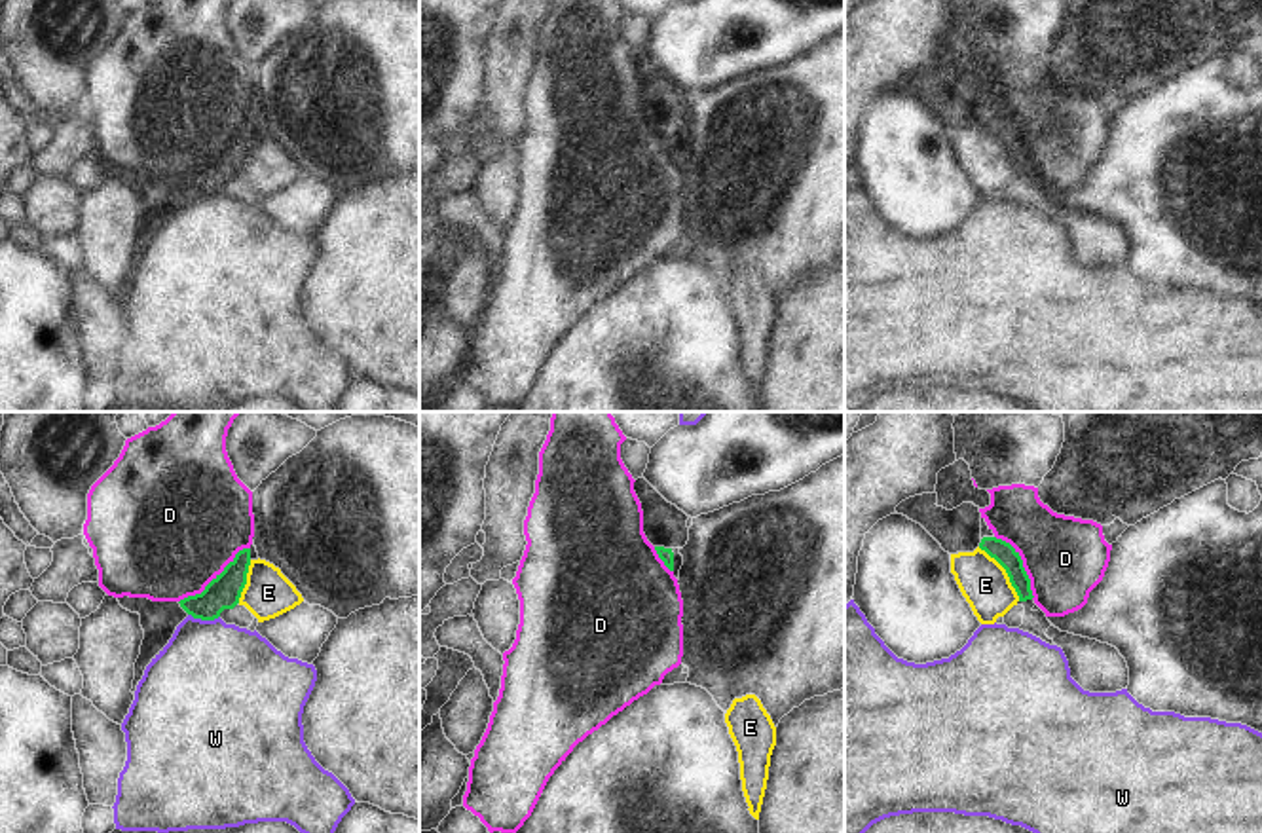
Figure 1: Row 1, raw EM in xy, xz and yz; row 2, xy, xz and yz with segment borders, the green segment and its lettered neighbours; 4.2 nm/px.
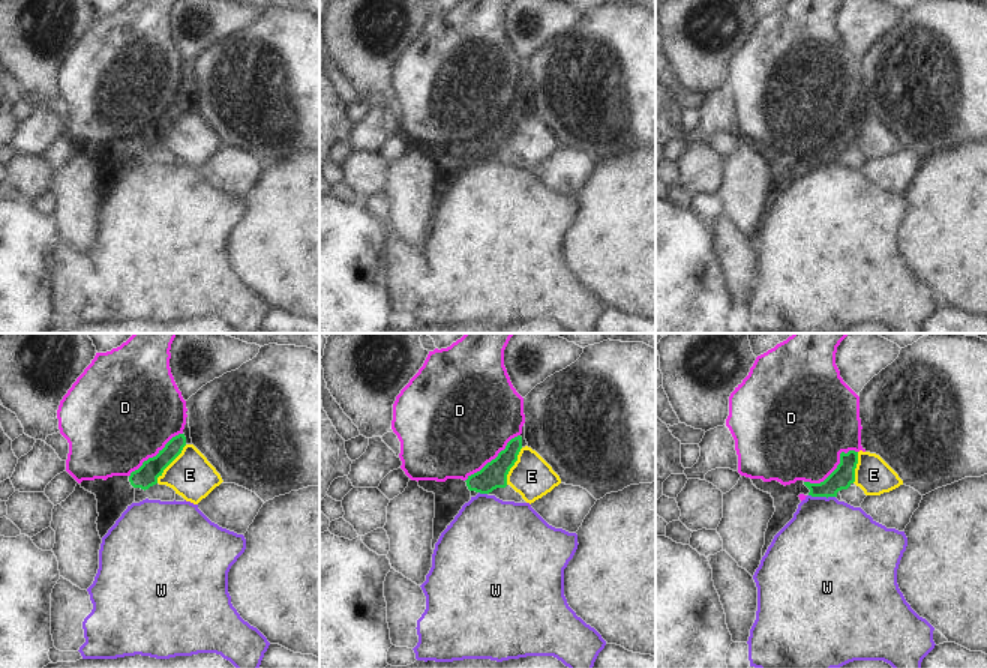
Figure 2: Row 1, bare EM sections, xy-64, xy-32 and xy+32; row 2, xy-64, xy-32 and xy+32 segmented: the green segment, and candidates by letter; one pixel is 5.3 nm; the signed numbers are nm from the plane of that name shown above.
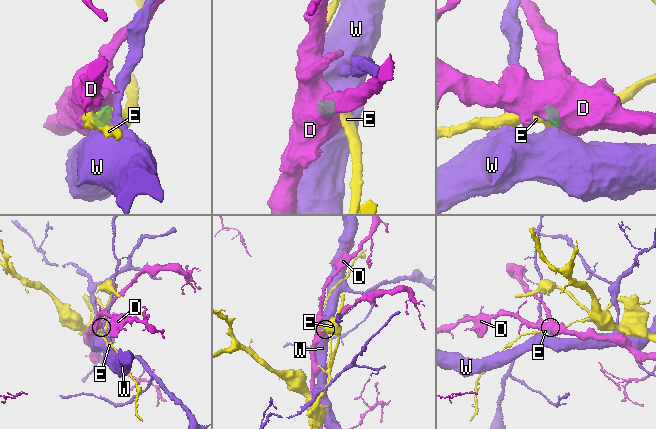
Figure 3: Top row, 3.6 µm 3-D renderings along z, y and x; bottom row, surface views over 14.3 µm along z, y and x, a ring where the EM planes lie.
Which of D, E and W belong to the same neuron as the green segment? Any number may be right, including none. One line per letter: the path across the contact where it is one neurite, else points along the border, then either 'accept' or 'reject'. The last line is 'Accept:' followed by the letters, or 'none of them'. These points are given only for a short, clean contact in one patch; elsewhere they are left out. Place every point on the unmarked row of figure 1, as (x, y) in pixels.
D: accept
E: border along yz (978, 122), (1004, 145), (1020, 175); reject
W: border along xy (188, 188), (200, 194), (219, 192); reject
Accept: D

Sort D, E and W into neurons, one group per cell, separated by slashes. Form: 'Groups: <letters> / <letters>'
Groups: D / E / W

